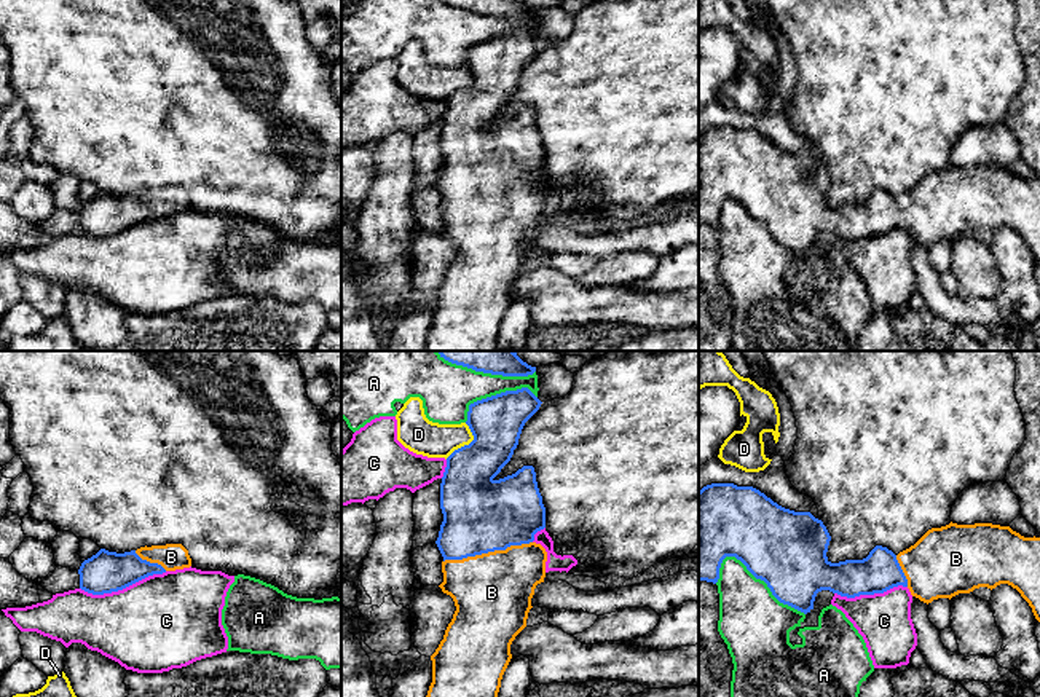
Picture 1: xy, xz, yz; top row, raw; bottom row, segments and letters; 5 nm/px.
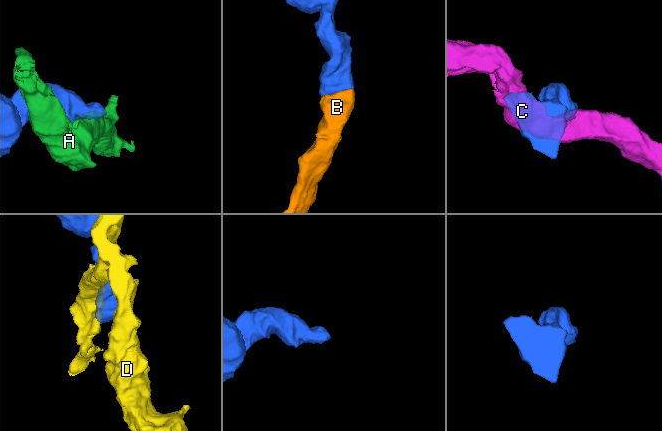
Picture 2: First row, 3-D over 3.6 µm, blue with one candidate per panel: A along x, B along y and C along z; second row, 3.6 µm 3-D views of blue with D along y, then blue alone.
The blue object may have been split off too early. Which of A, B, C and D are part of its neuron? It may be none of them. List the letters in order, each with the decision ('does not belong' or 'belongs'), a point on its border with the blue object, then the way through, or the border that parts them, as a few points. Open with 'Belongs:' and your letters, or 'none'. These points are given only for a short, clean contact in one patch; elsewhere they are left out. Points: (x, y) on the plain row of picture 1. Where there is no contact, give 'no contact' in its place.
Belongs: B
A: does not belong | yz (764, 224)
B: belongs | xz (487, 195)
C: does not belong | xy (123, 230)
D: does not belong | xz (466, 88)

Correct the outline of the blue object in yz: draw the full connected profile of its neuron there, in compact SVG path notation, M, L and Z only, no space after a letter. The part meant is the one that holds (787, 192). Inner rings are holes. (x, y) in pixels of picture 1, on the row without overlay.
M711 126L699 134L699 225L716 226L726 199L735 199L767 226L772 238L804 257L813 252L818 234L841 239L884 236L908 230L924 246L952 241L975 231L1008 226L1029 246L1040 265L1040 180L1024 180L1010 169L992 166L949 166L928 172L914 188L895 198L876 188L863 203L831 206L826 199L831 179L810 155L785 152L753 129Z

